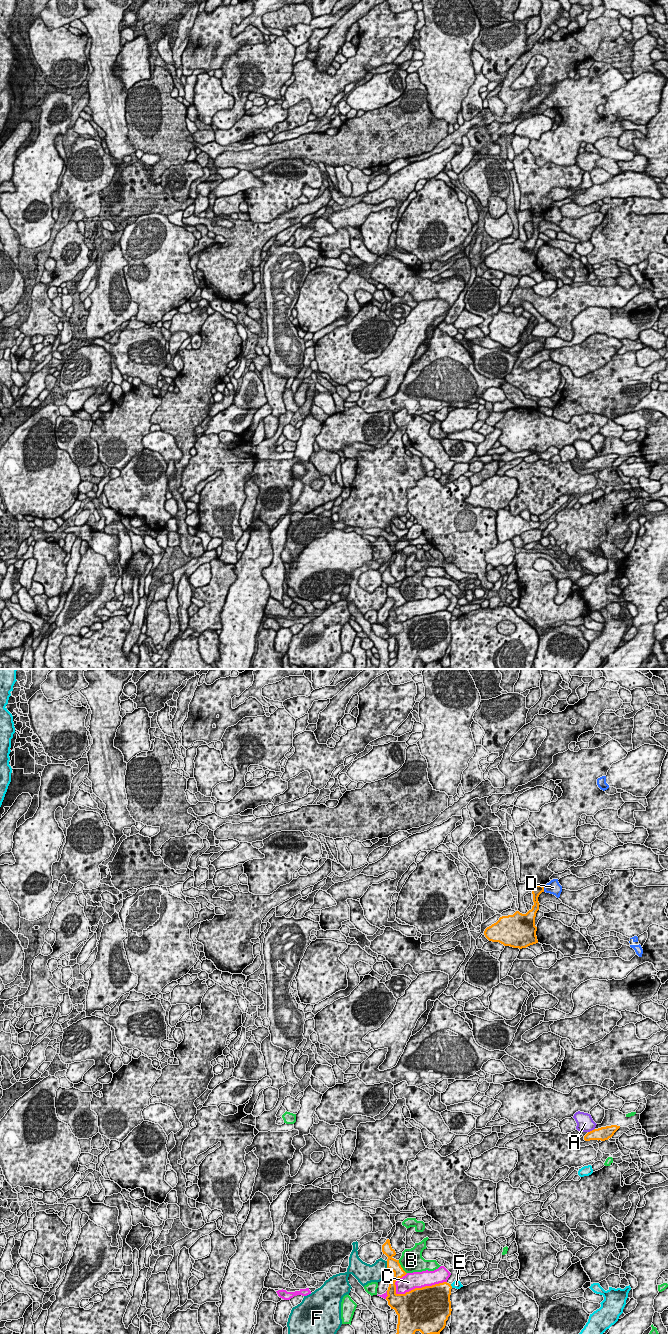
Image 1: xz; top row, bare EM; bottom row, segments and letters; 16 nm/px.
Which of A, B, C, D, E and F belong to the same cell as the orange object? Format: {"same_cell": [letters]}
{"same_cell": []}

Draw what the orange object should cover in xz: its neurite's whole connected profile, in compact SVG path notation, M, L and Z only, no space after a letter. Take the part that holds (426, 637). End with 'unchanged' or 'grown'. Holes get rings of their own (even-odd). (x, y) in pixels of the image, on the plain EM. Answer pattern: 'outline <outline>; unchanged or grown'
outline M389 567L382 573L382 580L388 585L387 596L394 600L386 628L398 643L397 661L389 669L414 669L416 659L420 659L424 667L431 662L440 662L452 639L451 612L443 610L397 622L395 610L407 601L399 588L393 586L396 580Z; unchanged

